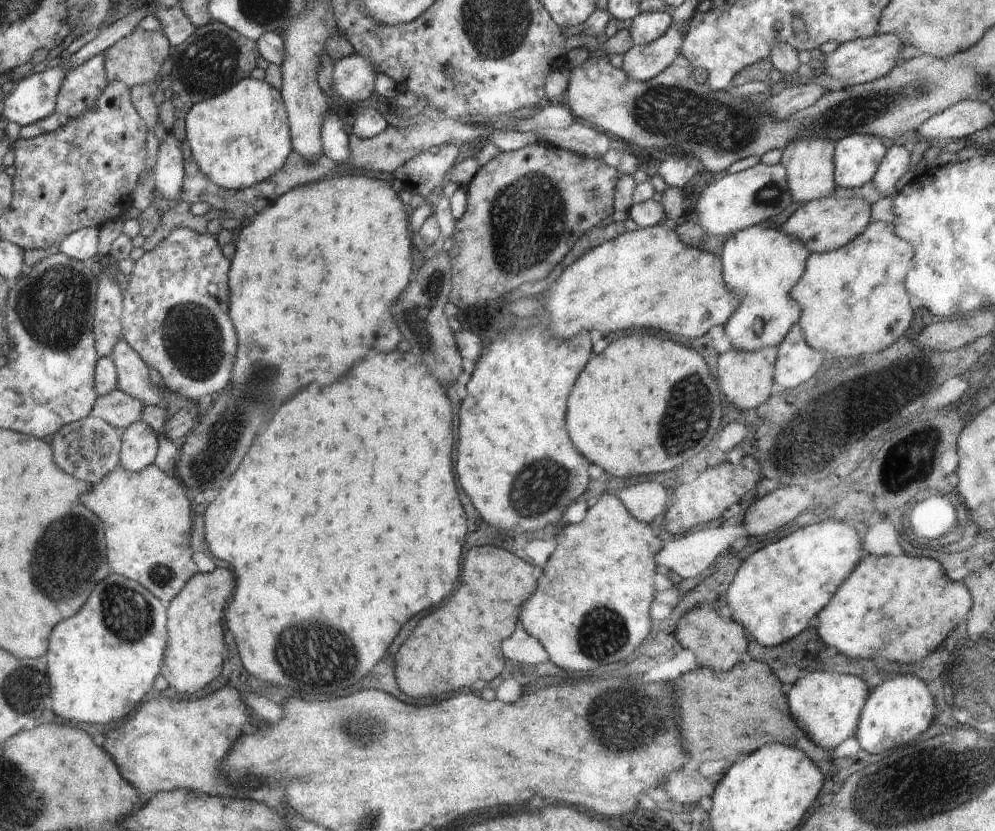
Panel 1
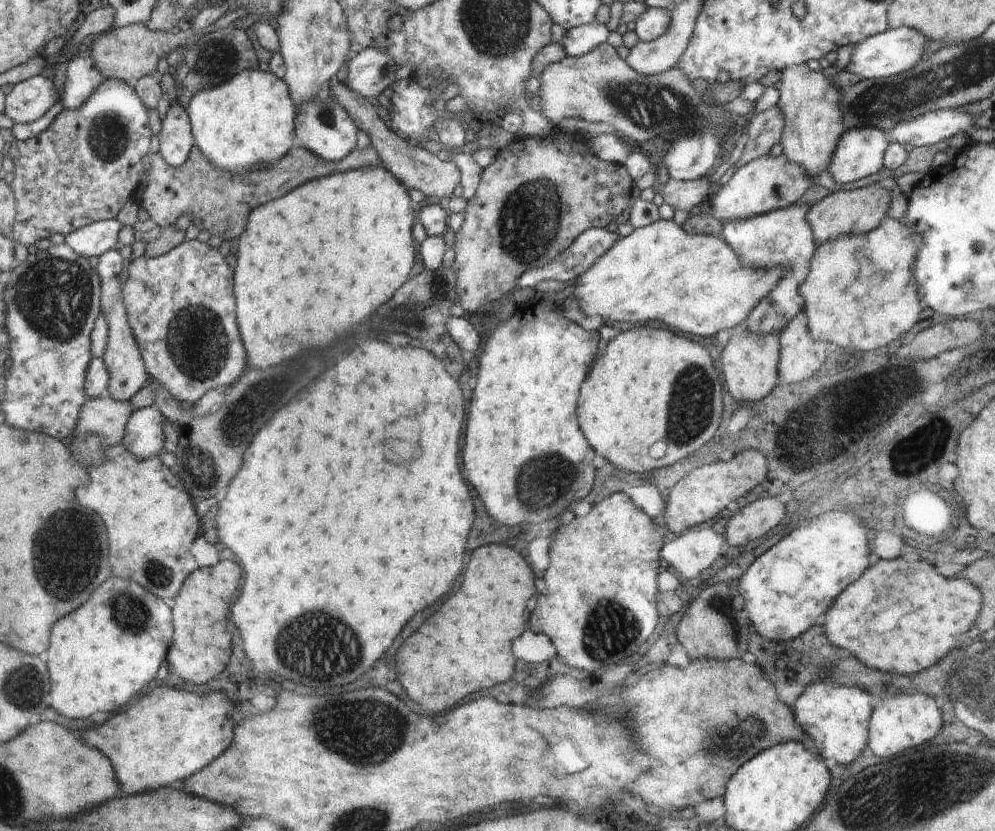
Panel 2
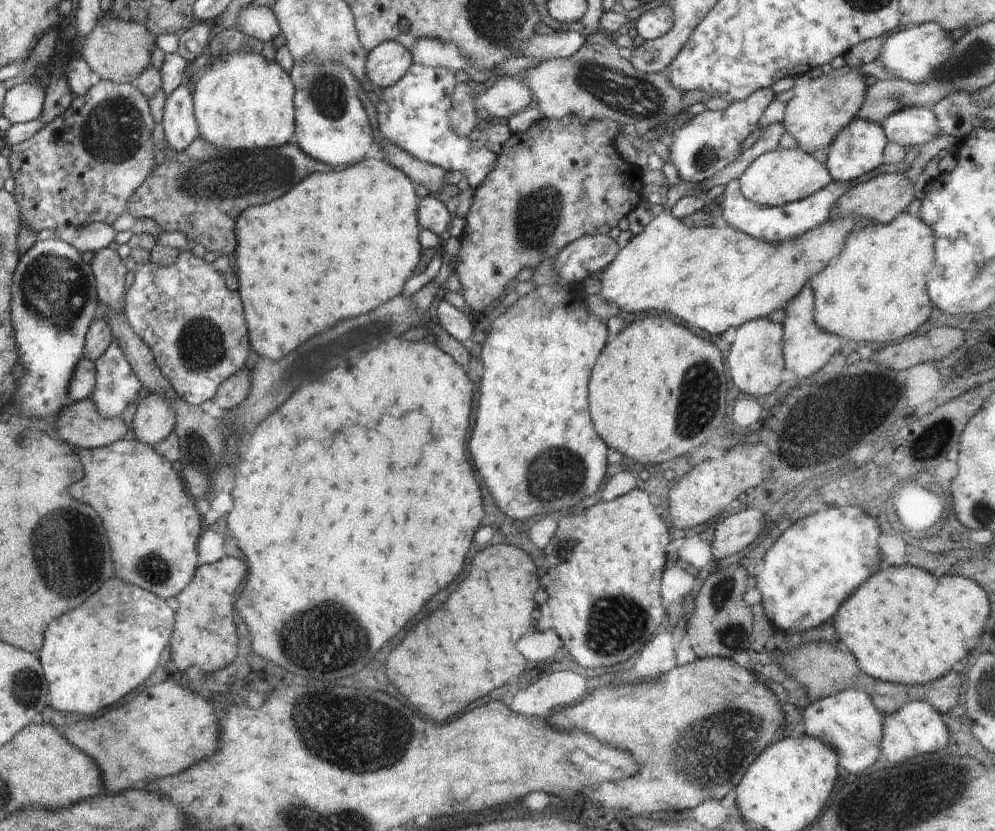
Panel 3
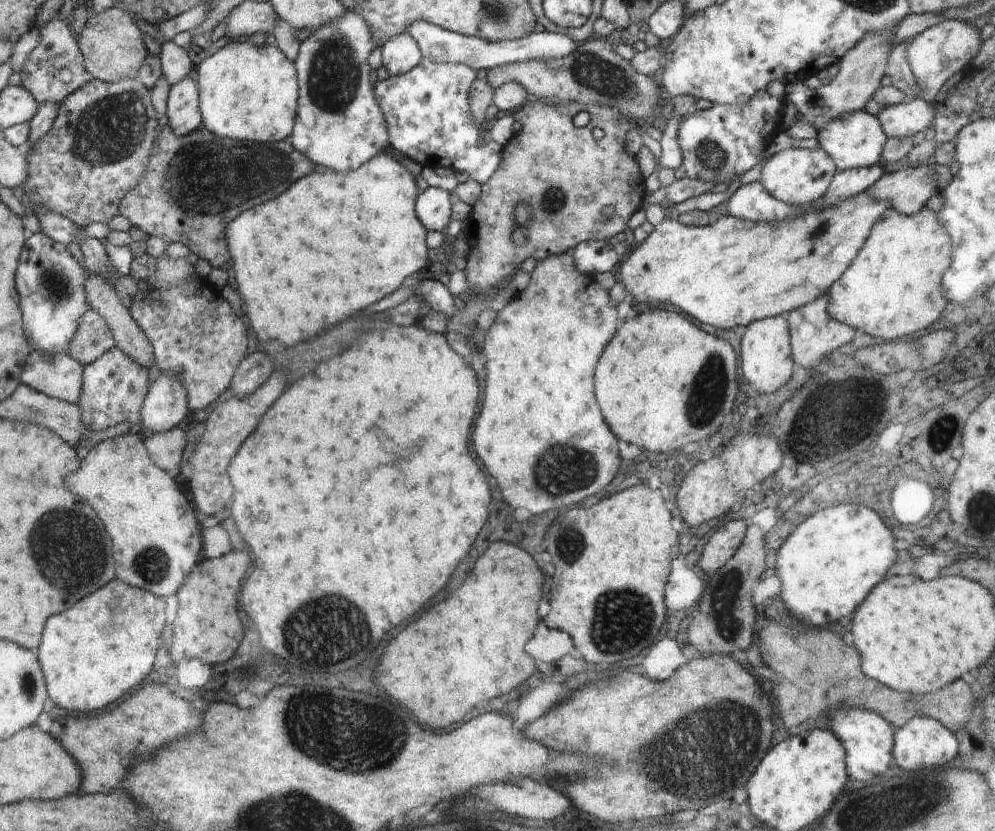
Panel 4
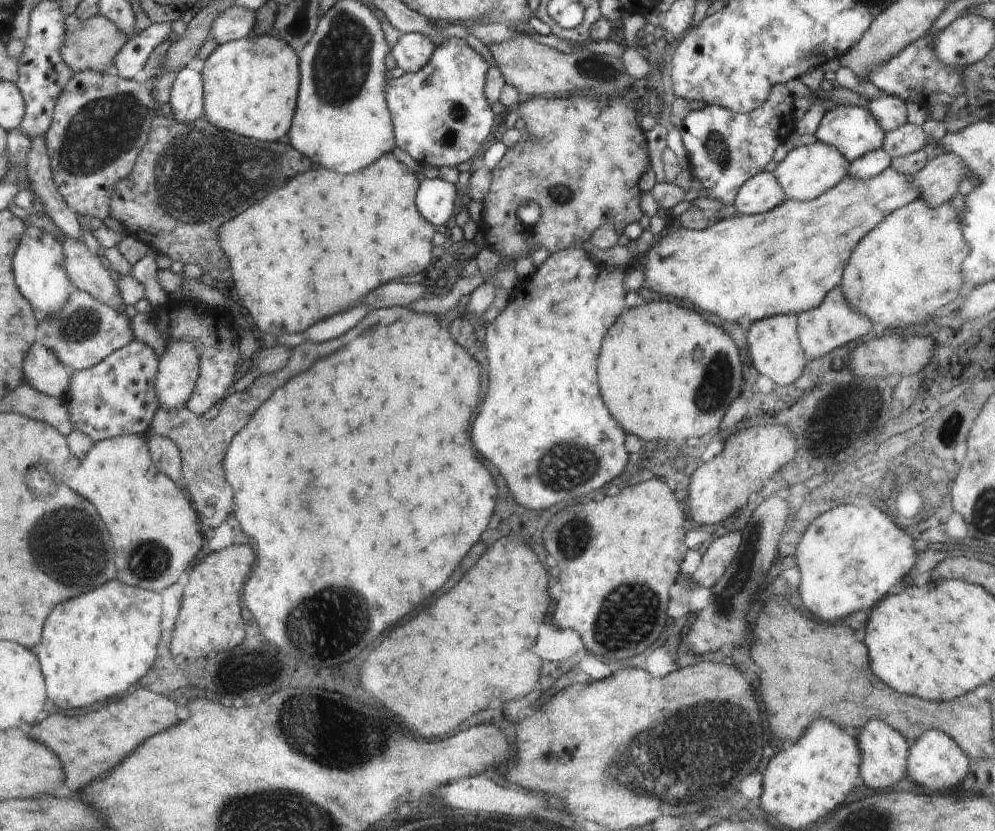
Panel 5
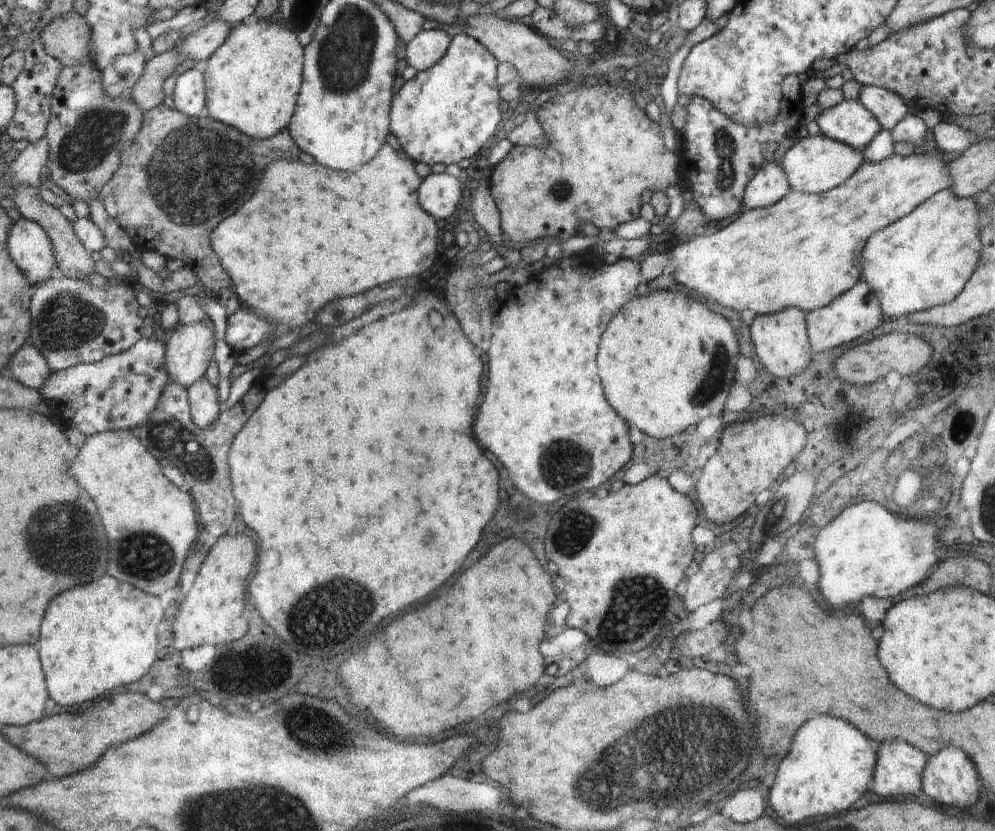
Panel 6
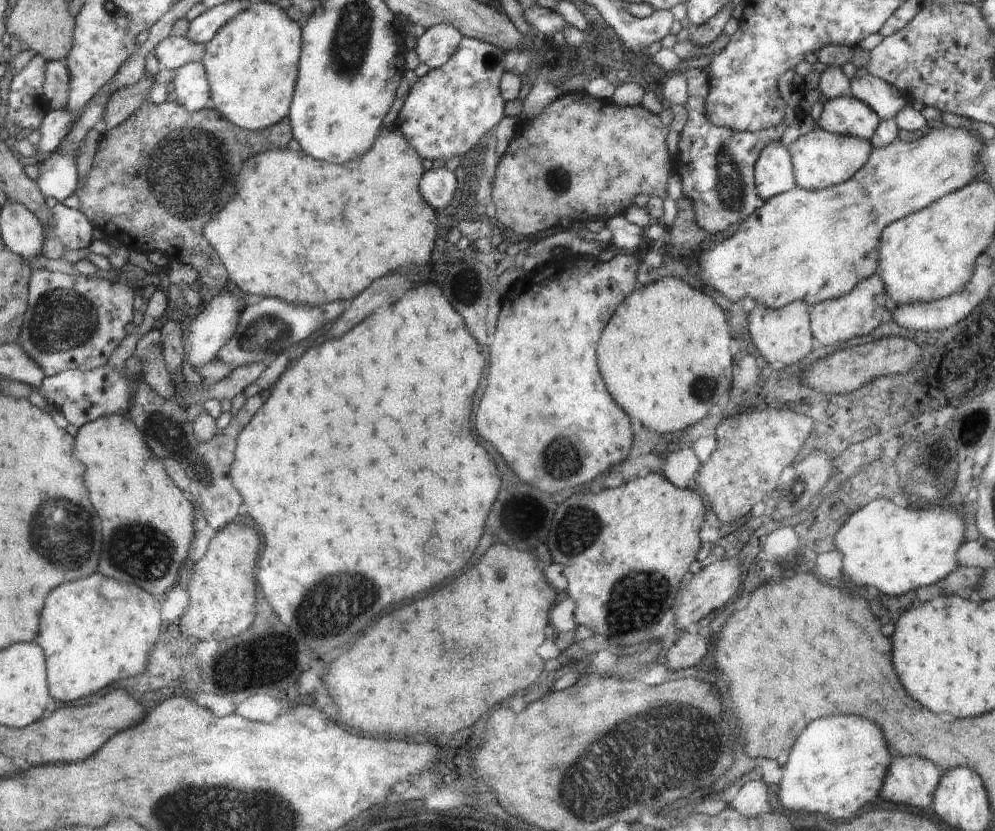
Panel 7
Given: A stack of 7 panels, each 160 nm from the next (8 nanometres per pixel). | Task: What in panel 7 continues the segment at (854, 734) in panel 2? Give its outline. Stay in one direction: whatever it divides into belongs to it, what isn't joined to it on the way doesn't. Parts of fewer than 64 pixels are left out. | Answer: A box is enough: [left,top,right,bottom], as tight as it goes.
[879,754,942,810]

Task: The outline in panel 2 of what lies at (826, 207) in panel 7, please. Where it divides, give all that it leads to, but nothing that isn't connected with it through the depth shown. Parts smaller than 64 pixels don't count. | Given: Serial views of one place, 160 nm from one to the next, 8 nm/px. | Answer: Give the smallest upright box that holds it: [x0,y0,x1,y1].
[573,219,787,336]

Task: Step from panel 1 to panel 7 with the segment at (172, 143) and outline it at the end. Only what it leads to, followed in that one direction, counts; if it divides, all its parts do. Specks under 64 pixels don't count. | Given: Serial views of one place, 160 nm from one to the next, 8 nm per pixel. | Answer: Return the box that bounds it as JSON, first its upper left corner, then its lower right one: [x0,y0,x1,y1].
[172,61,210,111]

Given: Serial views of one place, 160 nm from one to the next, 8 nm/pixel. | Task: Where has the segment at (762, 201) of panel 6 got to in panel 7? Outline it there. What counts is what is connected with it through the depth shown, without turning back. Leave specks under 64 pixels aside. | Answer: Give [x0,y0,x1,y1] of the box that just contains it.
[755,140,795,201]

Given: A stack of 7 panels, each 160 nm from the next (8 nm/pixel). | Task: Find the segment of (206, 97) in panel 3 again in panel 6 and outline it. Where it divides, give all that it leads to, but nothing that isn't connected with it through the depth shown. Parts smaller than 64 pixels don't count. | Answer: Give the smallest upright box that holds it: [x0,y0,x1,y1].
[202,18,304,139]

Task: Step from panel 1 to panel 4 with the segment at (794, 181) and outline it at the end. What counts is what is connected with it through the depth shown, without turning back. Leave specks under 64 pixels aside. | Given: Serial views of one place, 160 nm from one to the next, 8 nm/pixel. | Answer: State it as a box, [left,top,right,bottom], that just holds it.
[784,26,896,133]

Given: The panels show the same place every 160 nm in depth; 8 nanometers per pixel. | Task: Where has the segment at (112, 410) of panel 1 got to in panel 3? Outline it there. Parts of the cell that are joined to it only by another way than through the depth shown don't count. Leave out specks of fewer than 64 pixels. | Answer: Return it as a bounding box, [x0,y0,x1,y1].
[47,398,130,449]

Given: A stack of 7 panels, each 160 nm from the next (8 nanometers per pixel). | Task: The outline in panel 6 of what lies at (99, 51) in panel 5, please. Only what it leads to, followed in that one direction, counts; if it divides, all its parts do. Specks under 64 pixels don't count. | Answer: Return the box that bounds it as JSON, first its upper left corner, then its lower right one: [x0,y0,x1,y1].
[40,11,93,67]

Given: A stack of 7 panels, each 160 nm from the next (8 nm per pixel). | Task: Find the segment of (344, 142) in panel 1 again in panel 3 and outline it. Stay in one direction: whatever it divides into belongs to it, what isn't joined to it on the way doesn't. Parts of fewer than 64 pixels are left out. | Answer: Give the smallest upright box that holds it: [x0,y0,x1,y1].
[291,59,372,166]

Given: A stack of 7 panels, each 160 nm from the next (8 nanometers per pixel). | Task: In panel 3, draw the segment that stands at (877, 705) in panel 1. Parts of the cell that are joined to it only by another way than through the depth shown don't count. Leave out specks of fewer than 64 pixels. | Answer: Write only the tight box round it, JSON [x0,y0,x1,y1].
[881,701,950,764]

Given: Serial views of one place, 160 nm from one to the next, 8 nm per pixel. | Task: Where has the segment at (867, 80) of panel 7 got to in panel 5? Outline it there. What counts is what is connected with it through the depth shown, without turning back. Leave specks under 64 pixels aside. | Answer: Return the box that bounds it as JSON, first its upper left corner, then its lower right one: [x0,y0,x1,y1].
[867,93,907,132]

